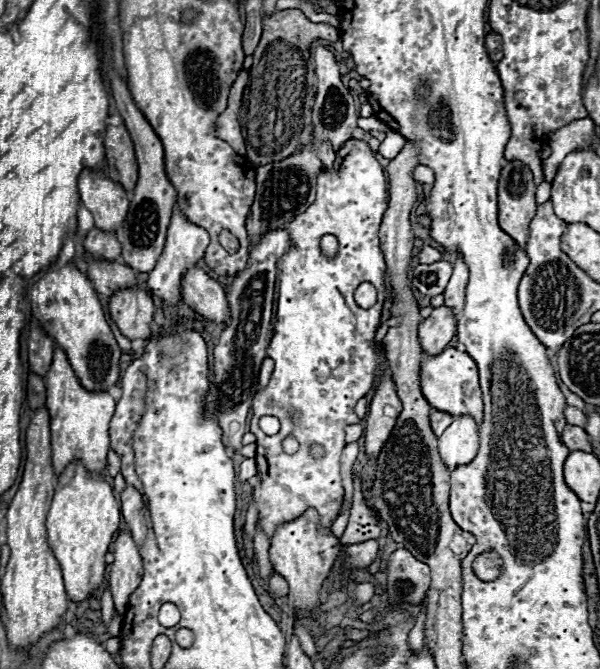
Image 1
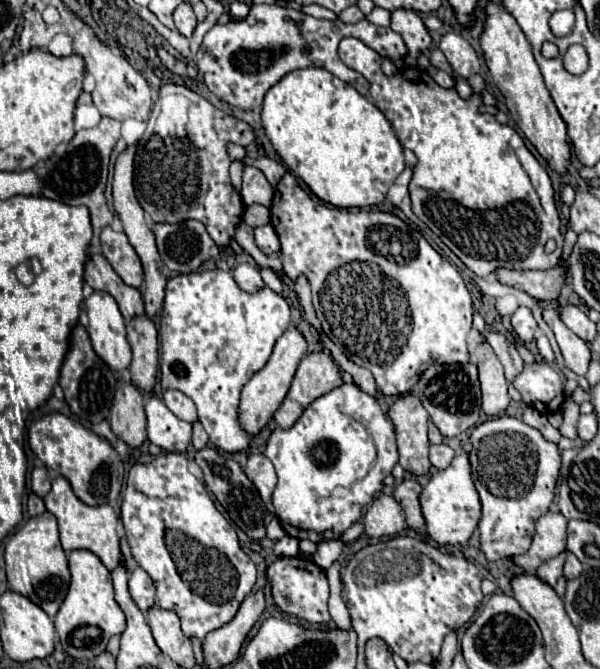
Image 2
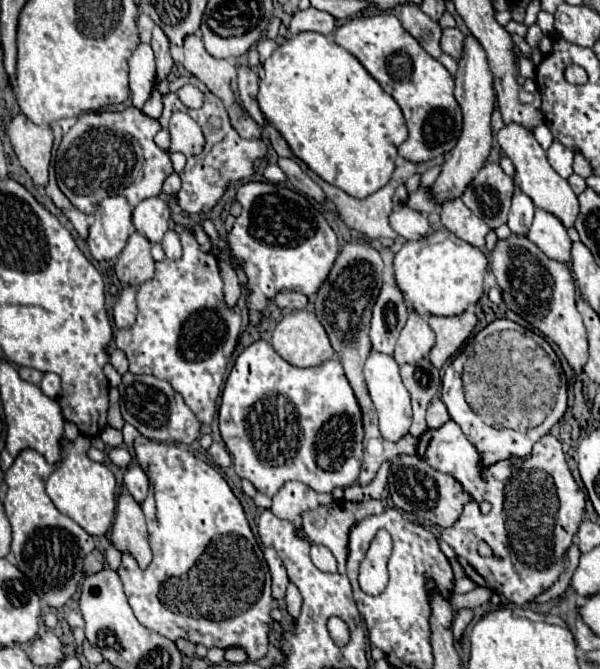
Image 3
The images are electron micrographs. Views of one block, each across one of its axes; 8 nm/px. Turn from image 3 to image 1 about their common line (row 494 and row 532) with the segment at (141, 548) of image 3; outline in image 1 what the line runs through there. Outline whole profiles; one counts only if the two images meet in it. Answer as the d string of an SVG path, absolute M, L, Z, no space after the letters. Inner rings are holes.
M122 530L114 542L114 562L110 564L110 590L114 596L114 606L120 614L126 612L130 594L140 586L142 580L142 558L132 540L130 530Z

